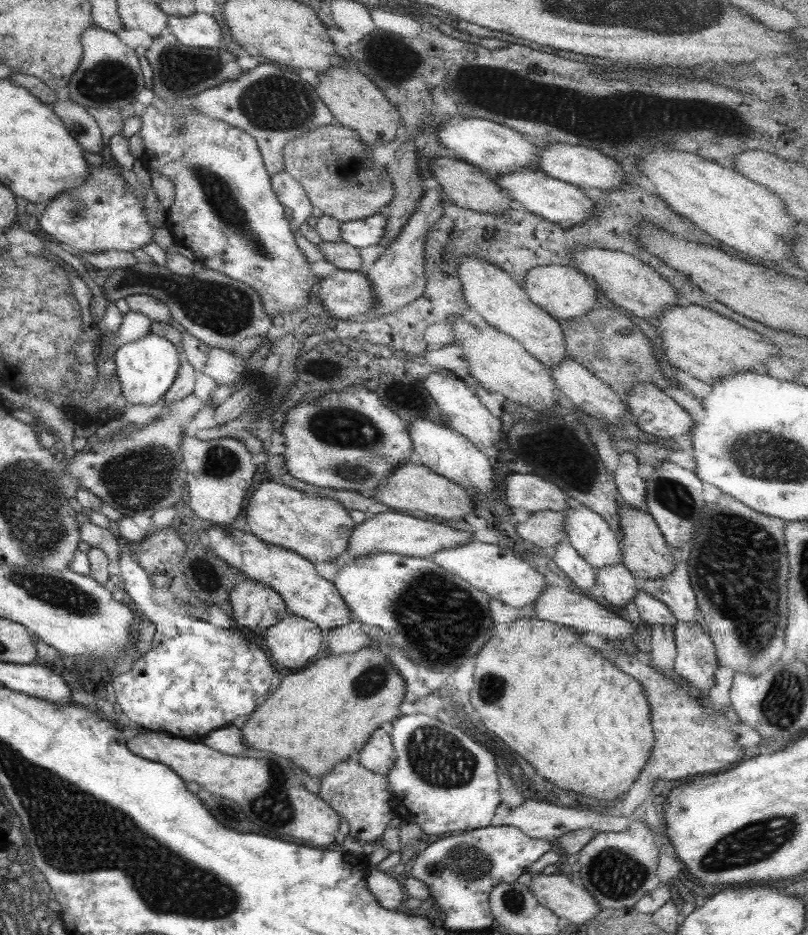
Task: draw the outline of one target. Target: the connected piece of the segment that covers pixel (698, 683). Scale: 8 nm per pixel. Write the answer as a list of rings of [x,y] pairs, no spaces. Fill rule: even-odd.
[[[678,620],[673,633],[676,646],[673,672],[684,678],[691,688],[695,688],[700,698],[706,698],[718,667],[710,636],[700,622],[685,623]]]

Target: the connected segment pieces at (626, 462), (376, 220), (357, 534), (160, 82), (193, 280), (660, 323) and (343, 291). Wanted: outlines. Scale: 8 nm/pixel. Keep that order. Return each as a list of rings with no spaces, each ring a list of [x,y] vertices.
[[[622,453],[613,478],[620,502],[637,510],[644,510],[646,484],[637,475],[637,463],[632,453]]]
[[[377,213],[363,220],[341,223],[340,241],[355,249],[377,246],[383,238],[383,230],[386,227],[385,221],[385,216]]]
[[[384,511],[368,516],[364,522],[353,527],[349,535],[346,550],[350,558],[367,556],[374,552],[392,552],[399,556],[413,556],[417,558],[429,558],[434,552],[444,548],[453,548],[471,540],[468,531],[459,531],[450,527],[414,518],[401,512]]]
[[[171,33],[153,37],[151,46],[145,49],[144,57],[153,74],[150,90],[155,98],[167,105],[180,97],[193,96],[226,80],[235,80],[242,71],[236,63],[234,54],[227,52],[222,46],[214,49],[183,46]]]
[[[149,263],[149,264],[135,264],[133,267],[129,269],[115,269],[113,271],[108,271],[107,278],[105,278],[104,285],[101,286],[102,288],[102,294],[104,295],[104,298],[107,300],[107,303],[115,303],[118,299],[125,299],[129,295],[133,294],[142,294],[144,293],[147,296],[151,296],[157,300],[159,300],[162,304],[165,304],[167,306],[167,309],[169,310],[170,316],[176,320],[179,324],[181,324],[184,329],[189,333],[190,335],[193,335],[196,339],[200,340],[204,344],[210,346],[211,348],[218,348],[218,349],[225,349],[225,350],[234,350],[235,354],[237,354],[237,351],[235,348],[245,340],[245,338],[251,338],[253,336],[263,336],[263,334],[267,334],[267,330],[271,328],[272,322],[271,317],[263,312],[263,309],[261,309],[261,299],[259,299],[259,296],[257,295],[257,292],[255,292],[251,287],[247,286],[246,284],[243,284],[241,282],[237,282],[236,280],[233,280],[233,278],[229,278],[219,272],[215,272],[213,270],[207,270],[207,269],[196,269],[196,272],[189,277],[181,277],[178,275],[173,275],[165,266],[158,266],[157,264]]]
[[[676,304],[673,307],[669,307],[669,309],[665,309],[662,315],[652,323],[655,324],[656,330],[659,331],[661,352],[665,354],[667,362],[677,370],[683,371],[691,378],[705,384],[713,384],[713,382],[719,381],[721,377],[737,374],[737,372],[751,372],[751,370],[765,372],[767,368],[764,362],[766,362],[767,358],[778,354],[778,348],[774,344],[767,342],[757,332],[749,330],[707,308],[690,304]]]
[[[337,269],[331,276],[320,279],[314,294],[315,298],[321,302],[323,310],[331,313],[335,318],[341,318],[341,320],[374,312],[373,289],[370,286],[370,280],[360,271]]]

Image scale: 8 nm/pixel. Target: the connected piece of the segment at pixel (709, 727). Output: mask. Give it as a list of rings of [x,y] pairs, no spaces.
[[[609,646],[604,649],[605,657],[621,672],[636,680],[643,689],[651,717],[651,729],[654,737],[653,750],[641,770],[639,778],[635,780],[629,794],[623,797],[623,804],[613,815],[628,817],[635,811],[650,793],[651,786],[657,778],[661,780],[679,780],[681,776],[691,774],[711,774],[741,758],[741,750],[737,748],[735,736],[731,734],[733,723],[723,713],[715,713],[710,707],[700,705],[686,692],[679,692],[679,687],[670,678],[650,666],[641,664],[633,656],[617,654],[613,656]]]

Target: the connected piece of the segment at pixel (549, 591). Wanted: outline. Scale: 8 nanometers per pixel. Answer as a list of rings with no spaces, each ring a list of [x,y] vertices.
[[[545,584],[542,591],[539,592],[533,604],[533,617],[537,620],[545,620],[553,624],[569,627],[577,633],[593,632],[598,634],[607,642],[615,639],[626,639],[634,634],[635,628],[629,624],[628,619],[614,610],[605,608],[599,604],[597,599],[588,594],[579,594],[579,592],[569,592],[559,586],[549,586]]]

